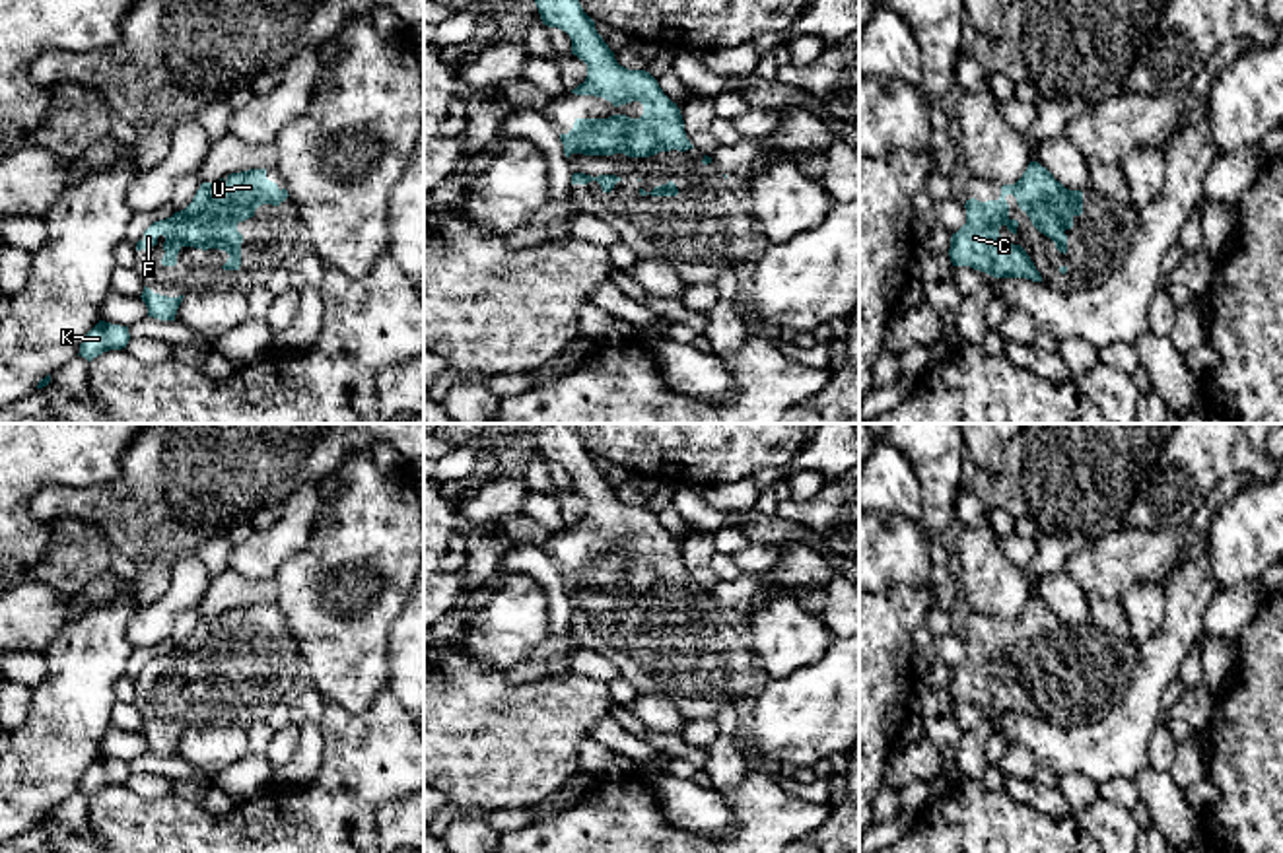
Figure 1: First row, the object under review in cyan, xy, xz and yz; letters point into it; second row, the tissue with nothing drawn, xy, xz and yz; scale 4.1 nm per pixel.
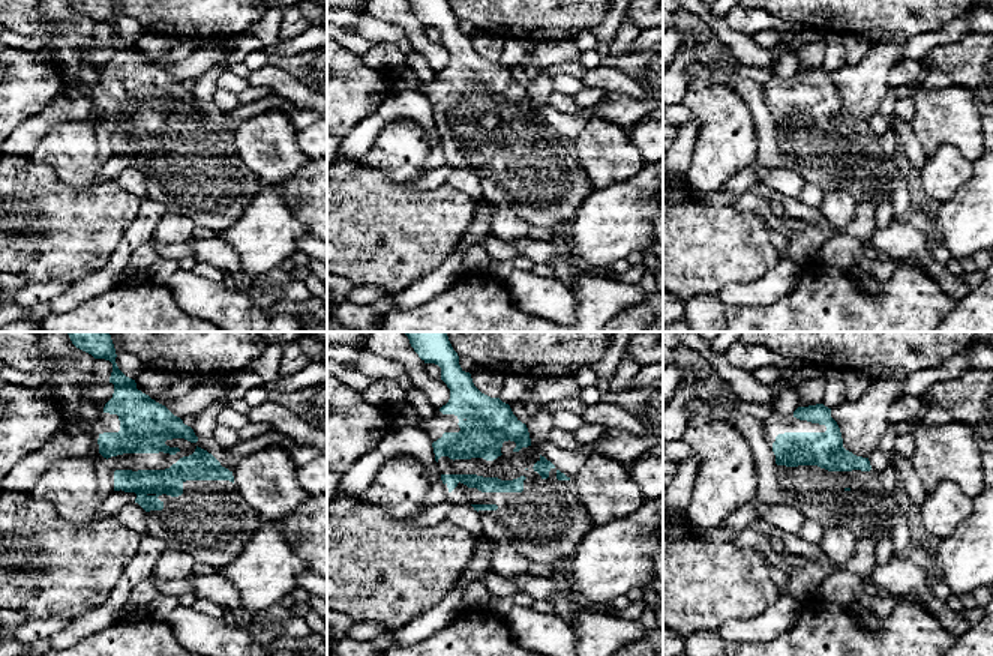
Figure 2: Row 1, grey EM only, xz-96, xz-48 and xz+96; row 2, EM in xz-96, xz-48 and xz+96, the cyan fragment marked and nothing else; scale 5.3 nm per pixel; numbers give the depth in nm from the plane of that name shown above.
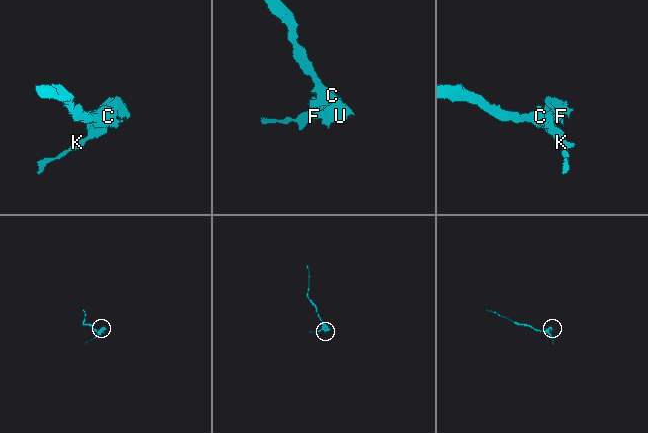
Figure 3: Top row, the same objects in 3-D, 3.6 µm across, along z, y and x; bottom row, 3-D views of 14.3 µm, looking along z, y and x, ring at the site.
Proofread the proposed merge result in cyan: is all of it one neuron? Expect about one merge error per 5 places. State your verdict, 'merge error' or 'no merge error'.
no merge error

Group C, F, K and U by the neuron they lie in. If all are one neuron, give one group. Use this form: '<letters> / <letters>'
C F K U

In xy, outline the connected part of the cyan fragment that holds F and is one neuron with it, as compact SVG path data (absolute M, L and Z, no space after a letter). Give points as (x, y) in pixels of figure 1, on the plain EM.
M266 604L231 608L214 618L202 618L192 637L171 653L154 657L136 686L150 686L163 670L163 701L175 701L183 682L220 684L229 690L224 705L239 705L243 670L237 659L255 651L262 639L280 641L288 633L286 624L266 614Z

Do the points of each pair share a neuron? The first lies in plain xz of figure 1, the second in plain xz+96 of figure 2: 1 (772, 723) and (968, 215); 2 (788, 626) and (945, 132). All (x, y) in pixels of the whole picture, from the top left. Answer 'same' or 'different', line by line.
1: same
2: different

